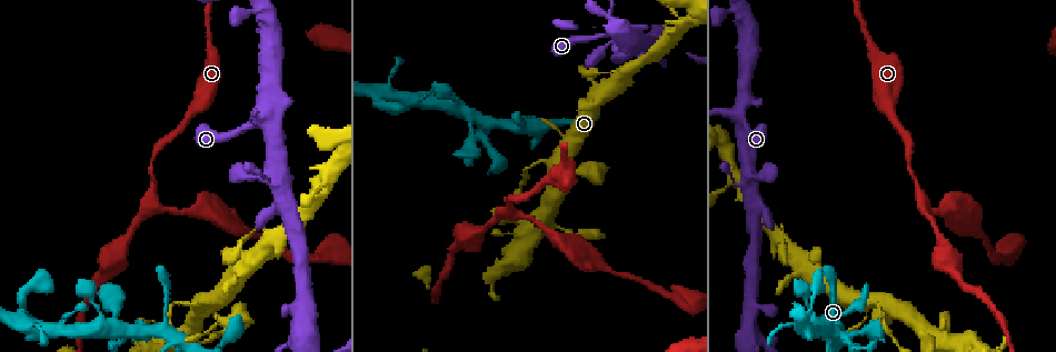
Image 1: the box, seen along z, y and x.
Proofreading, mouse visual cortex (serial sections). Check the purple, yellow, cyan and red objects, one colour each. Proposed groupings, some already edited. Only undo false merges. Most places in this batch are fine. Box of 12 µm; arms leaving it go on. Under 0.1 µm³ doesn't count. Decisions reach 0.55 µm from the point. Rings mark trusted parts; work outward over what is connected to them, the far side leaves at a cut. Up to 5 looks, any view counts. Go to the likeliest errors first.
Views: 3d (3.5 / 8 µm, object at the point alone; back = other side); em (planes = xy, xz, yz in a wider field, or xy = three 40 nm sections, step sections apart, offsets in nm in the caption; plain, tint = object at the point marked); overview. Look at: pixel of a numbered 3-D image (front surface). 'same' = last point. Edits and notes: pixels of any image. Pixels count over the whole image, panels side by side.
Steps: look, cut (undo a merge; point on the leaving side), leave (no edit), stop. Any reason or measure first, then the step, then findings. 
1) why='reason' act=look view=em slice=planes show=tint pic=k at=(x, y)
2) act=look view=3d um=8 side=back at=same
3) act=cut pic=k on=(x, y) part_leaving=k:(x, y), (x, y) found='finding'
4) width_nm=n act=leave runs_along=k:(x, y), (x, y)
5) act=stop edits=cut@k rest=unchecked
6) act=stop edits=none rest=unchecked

why='looks like a crossing' act=look view=3d um=3.5 pic=1 at=(256, 126)

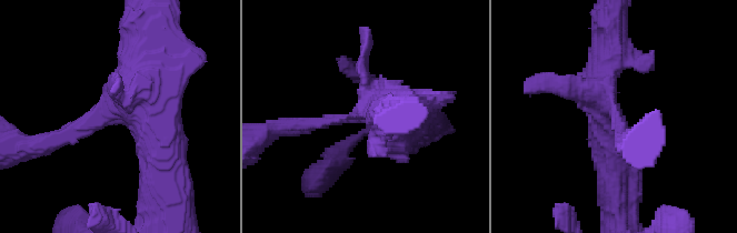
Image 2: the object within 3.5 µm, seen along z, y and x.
act=look view=em slice=xy step=5 show=plain pic=2 at=(115, 113)

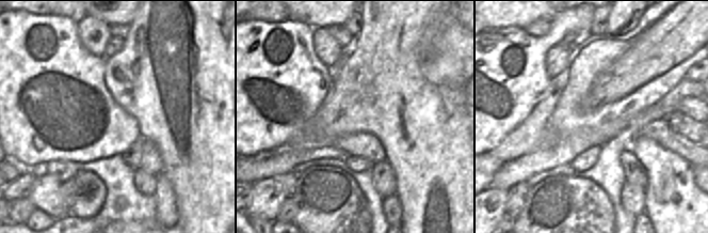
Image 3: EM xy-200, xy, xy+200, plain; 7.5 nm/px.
act=look view=em slice=xy step=5 show=tint at=same

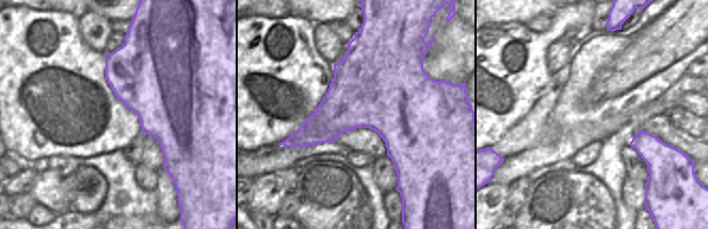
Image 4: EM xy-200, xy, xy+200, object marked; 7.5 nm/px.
act=leave runs_along=2:(51, 142), (133, 114), (161, 162) found='continuous, no second cell'

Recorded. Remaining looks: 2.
why='sudden change in width' act=look view=3d um=3.5 pic=1 at=(873, 301)

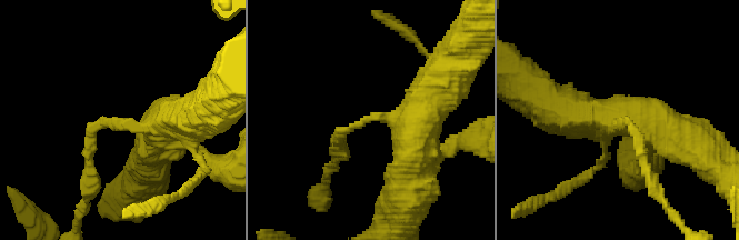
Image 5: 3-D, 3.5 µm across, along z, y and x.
arm_widths_nm=150,600 act=look view=em slice=xy step=2 show=tint pic=5 at=(118, 124)

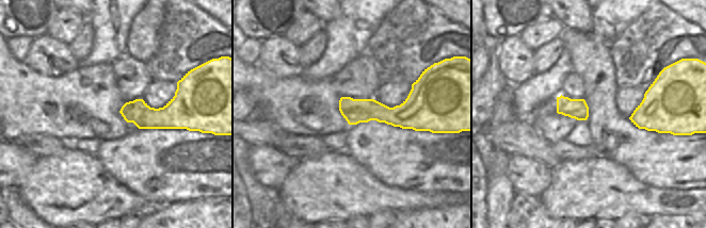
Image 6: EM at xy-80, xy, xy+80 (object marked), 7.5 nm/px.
width_nm=190 act=leave runs_along=5:(180, 118), (99, 124), (88, 172) found='all the same cell'

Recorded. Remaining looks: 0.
act=stop edits=none rest=unchecked

